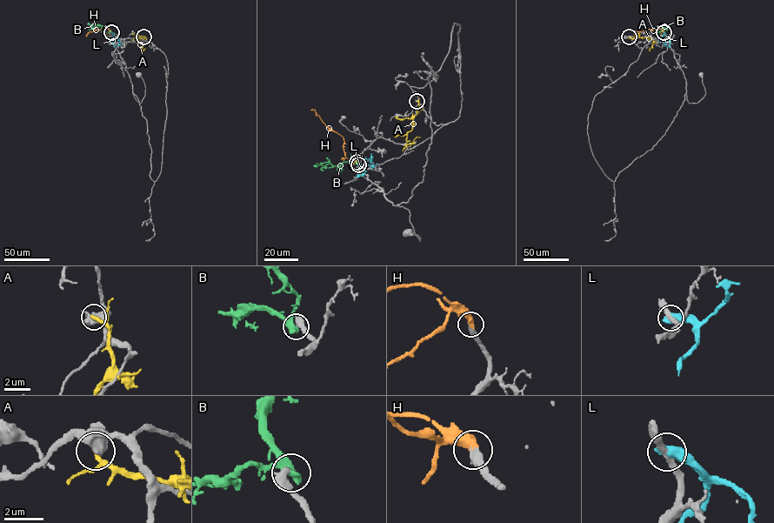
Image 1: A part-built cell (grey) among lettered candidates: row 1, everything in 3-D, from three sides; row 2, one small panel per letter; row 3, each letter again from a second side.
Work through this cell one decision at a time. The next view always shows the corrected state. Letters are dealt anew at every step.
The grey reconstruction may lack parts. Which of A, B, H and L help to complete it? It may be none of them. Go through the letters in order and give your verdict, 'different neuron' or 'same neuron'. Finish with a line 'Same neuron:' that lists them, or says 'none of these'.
A: different neuron
B: different neuron
H: same neuron
L: different neuron
Same neuron: H

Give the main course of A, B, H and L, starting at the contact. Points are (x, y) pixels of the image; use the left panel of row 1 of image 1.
A: (143, 36), (138, 37), (138, 41), (143, 50), (145, 48)
B: (110, 31), (101, 25), (93, 27), (87, 23)
H: (110, 31), (105, 29), (96, 30), (89, 32), (86, 36)
L: (111, 32), (118, 37), (119, 44), (116, 45)

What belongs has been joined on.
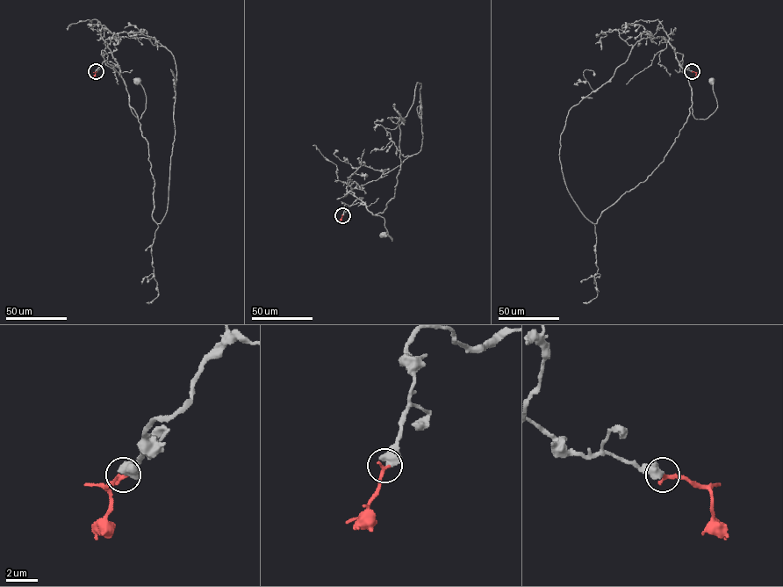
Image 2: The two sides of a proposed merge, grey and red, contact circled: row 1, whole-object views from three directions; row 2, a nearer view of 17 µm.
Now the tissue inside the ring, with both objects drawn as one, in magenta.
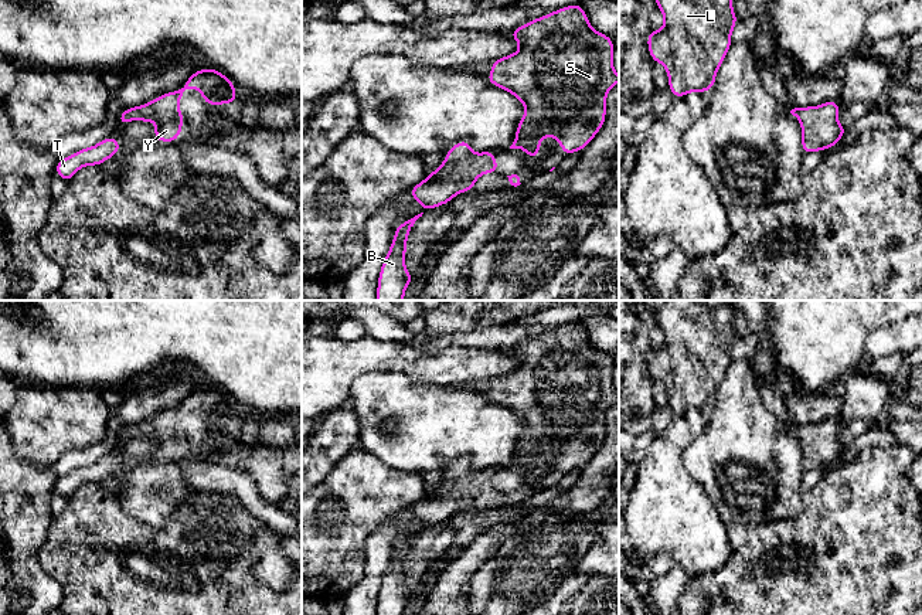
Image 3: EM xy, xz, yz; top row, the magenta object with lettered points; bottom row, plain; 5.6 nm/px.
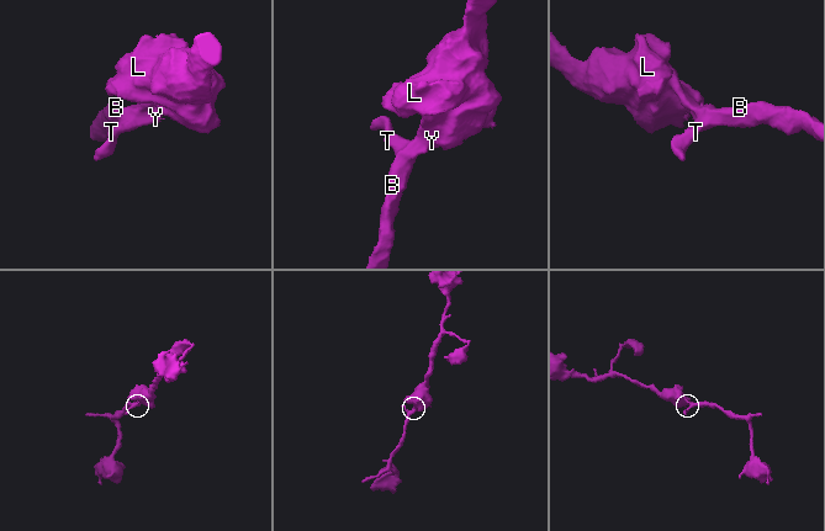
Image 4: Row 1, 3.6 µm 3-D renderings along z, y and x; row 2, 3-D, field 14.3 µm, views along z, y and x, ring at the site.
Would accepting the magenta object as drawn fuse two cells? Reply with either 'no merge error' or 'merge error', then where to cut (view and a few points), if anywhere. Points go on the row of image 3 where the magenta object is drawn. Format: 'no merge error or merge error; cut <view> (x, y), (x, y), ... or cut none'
no merge error; cut none

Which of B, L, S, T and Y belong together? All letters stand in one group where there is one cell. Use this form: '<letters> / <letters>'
B L S T Y

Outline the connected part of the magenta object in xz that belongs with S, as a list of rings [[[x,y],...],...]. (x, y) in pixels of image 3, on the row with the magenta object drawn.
[[[579,3],[541,16],[508,33],[520,50],[491,62],[486,81],[525,105],[510,149],[523,149],[531,159],[540,157],[544,136],[559,142],[565,157],[584,150],[606,119],[606,95],[619,82],[613,69],[613,38],[593,30]]]

